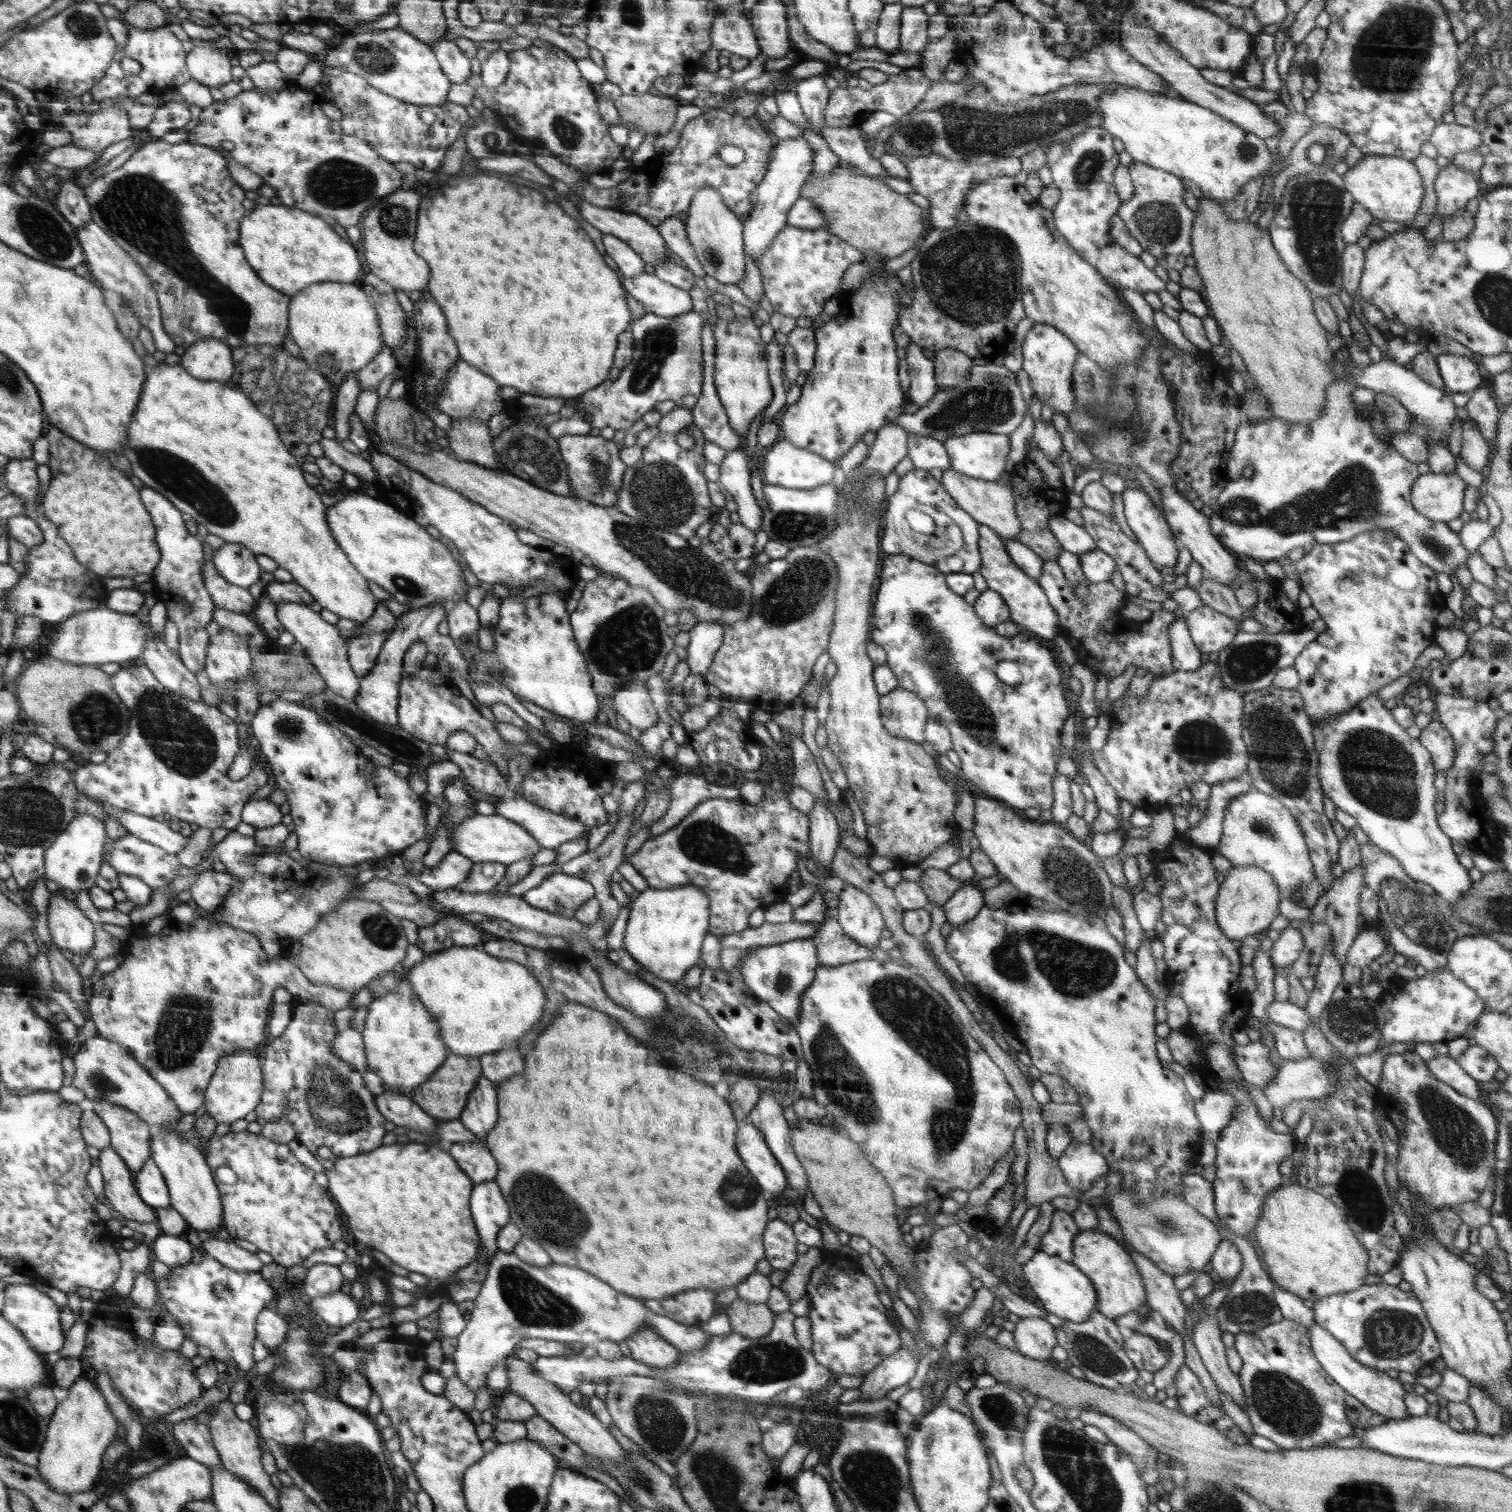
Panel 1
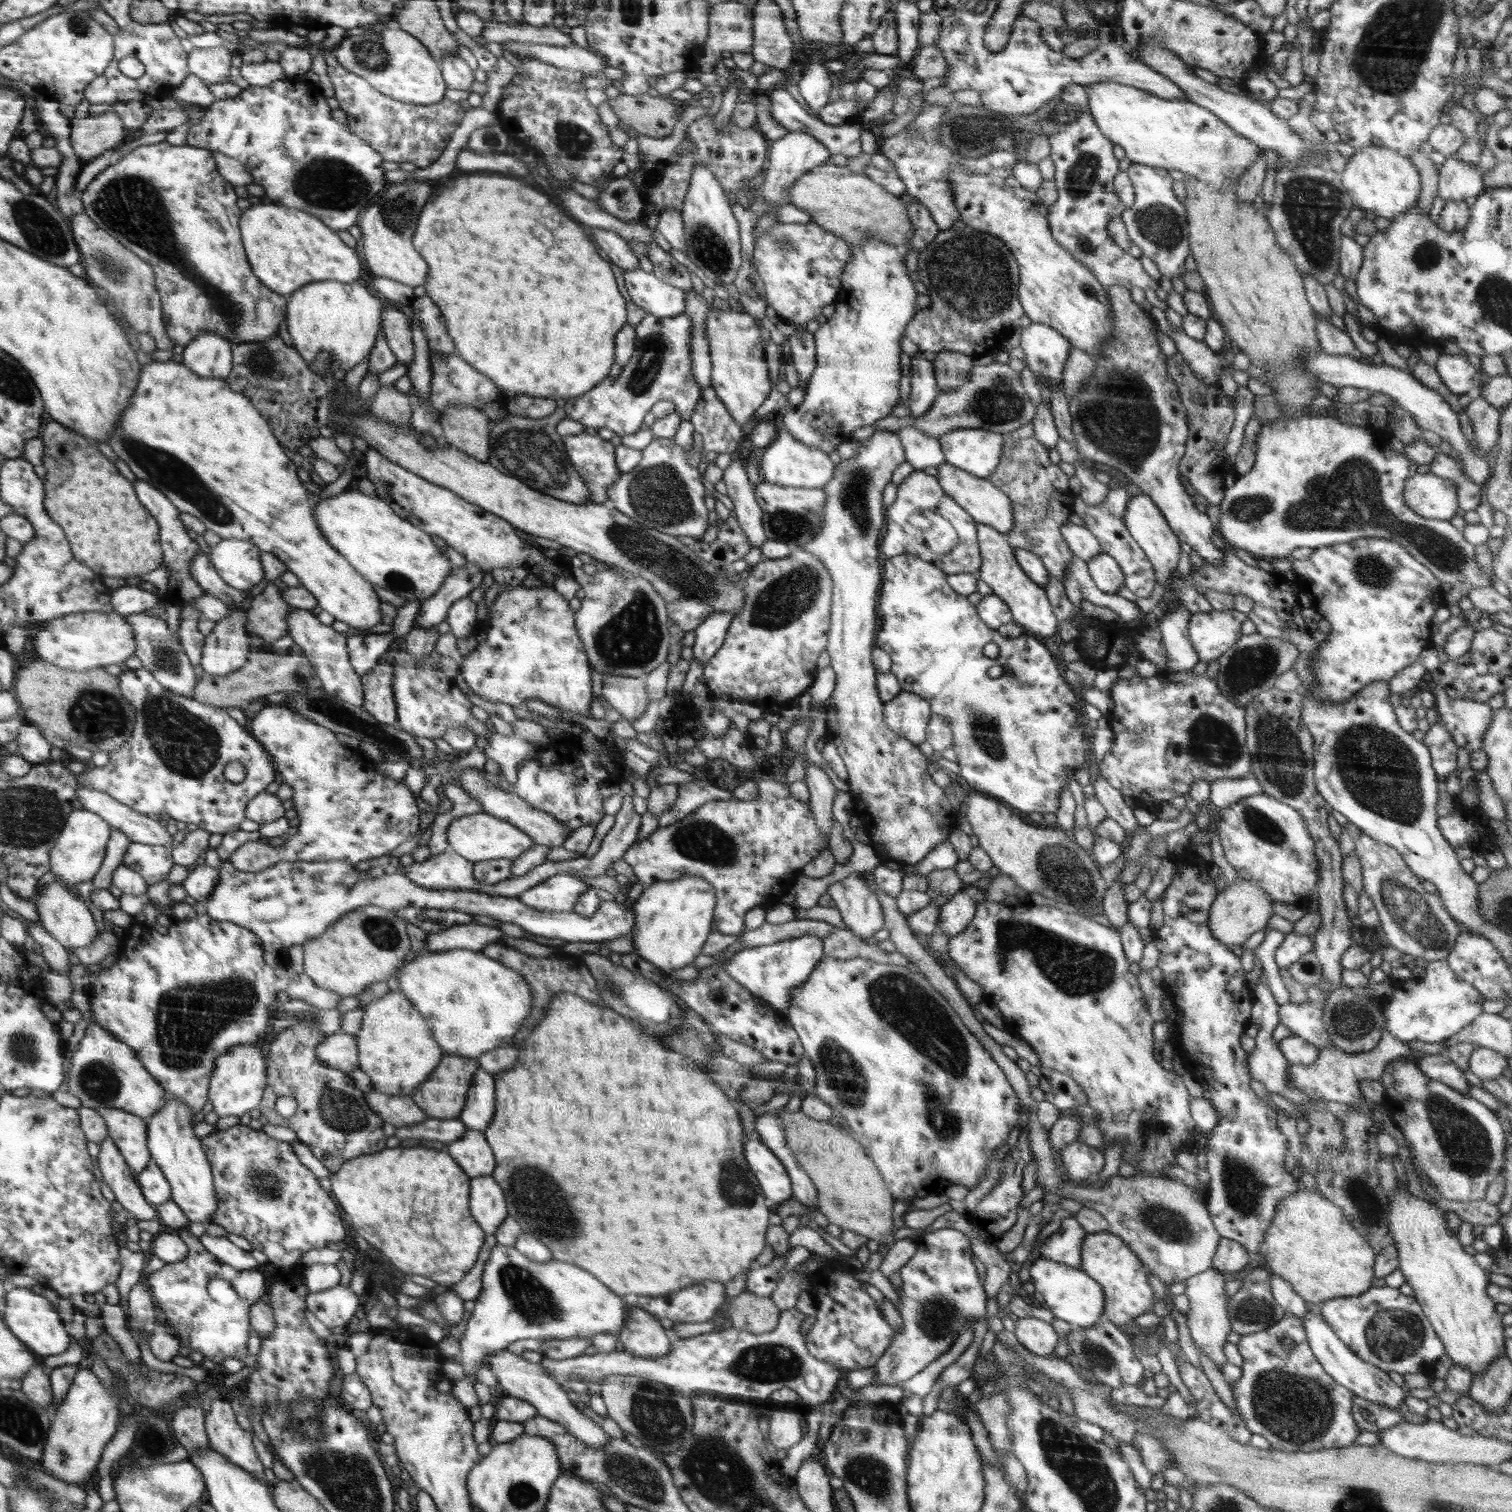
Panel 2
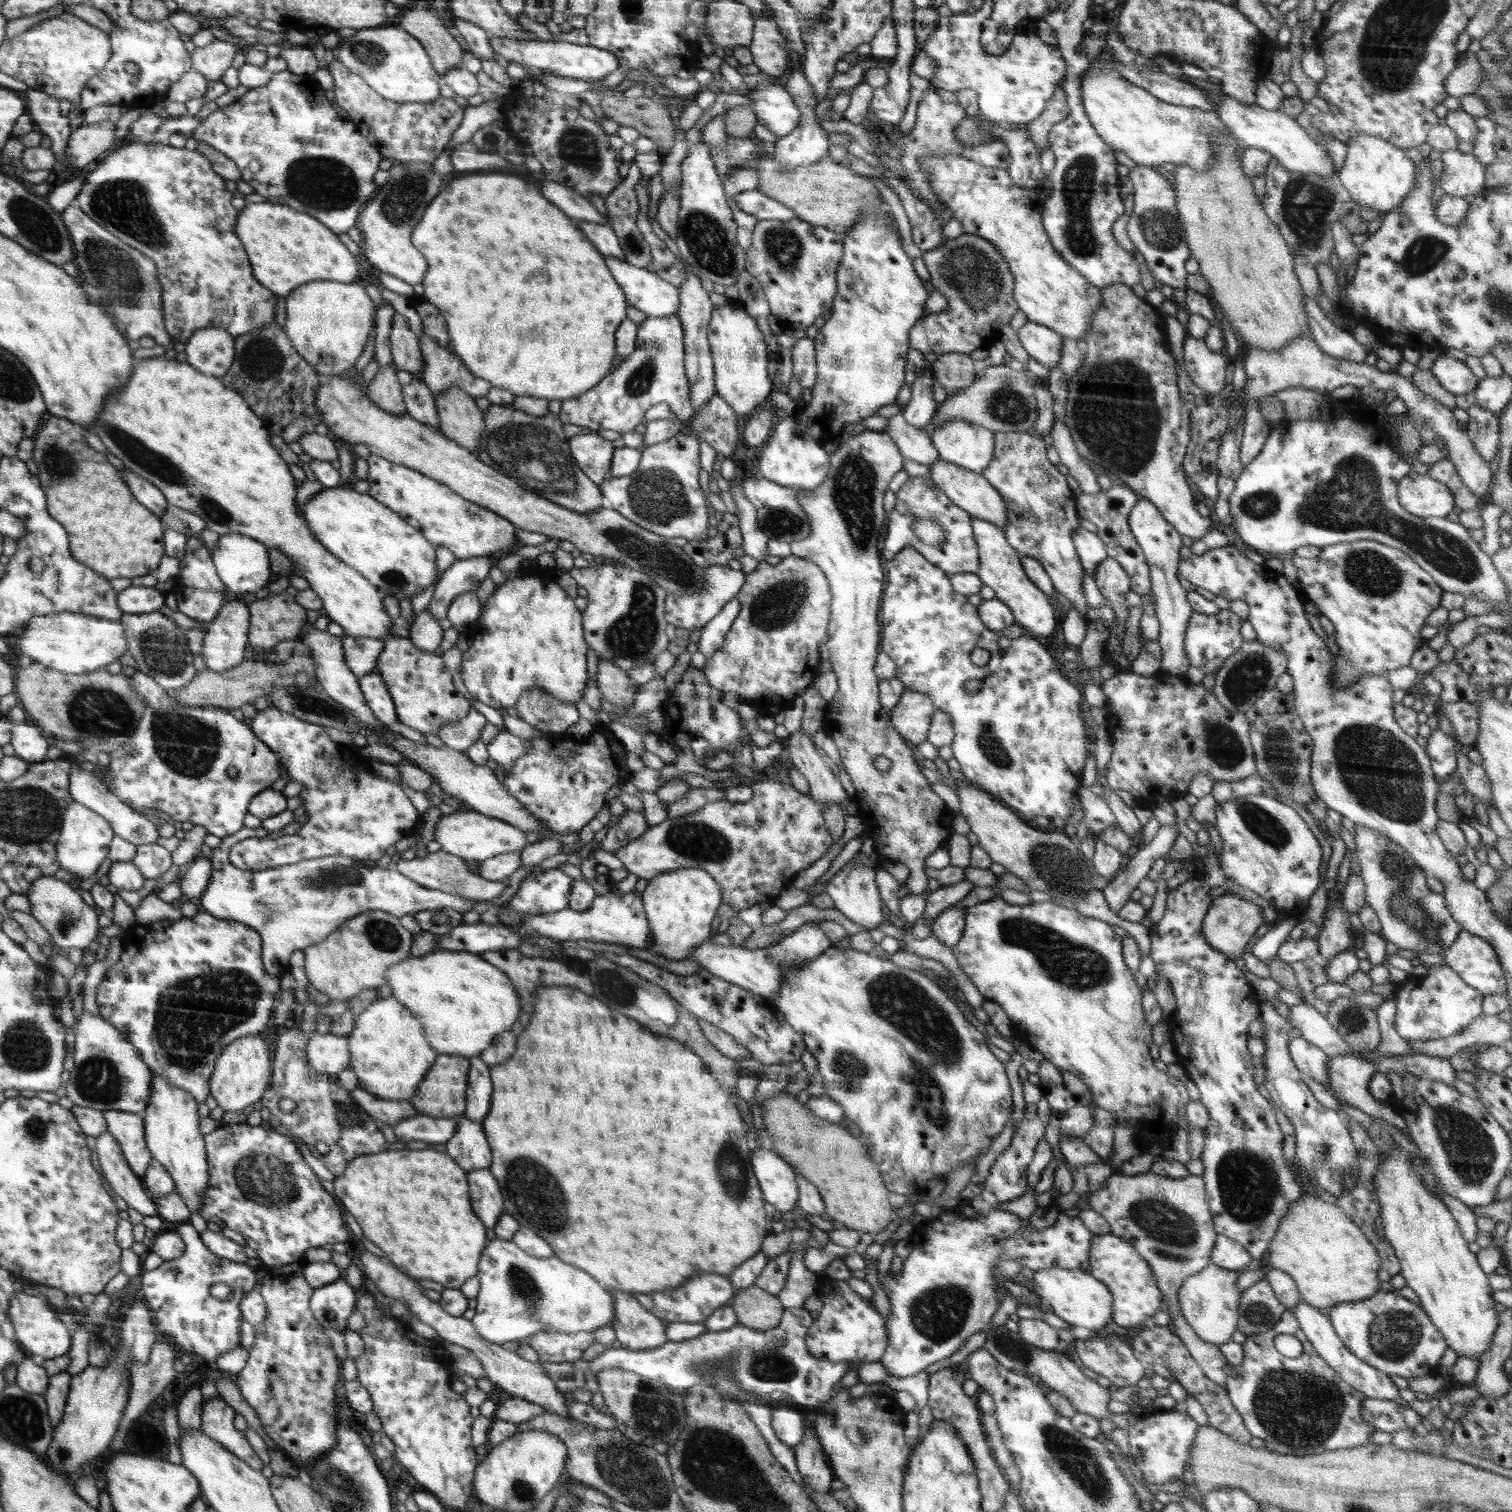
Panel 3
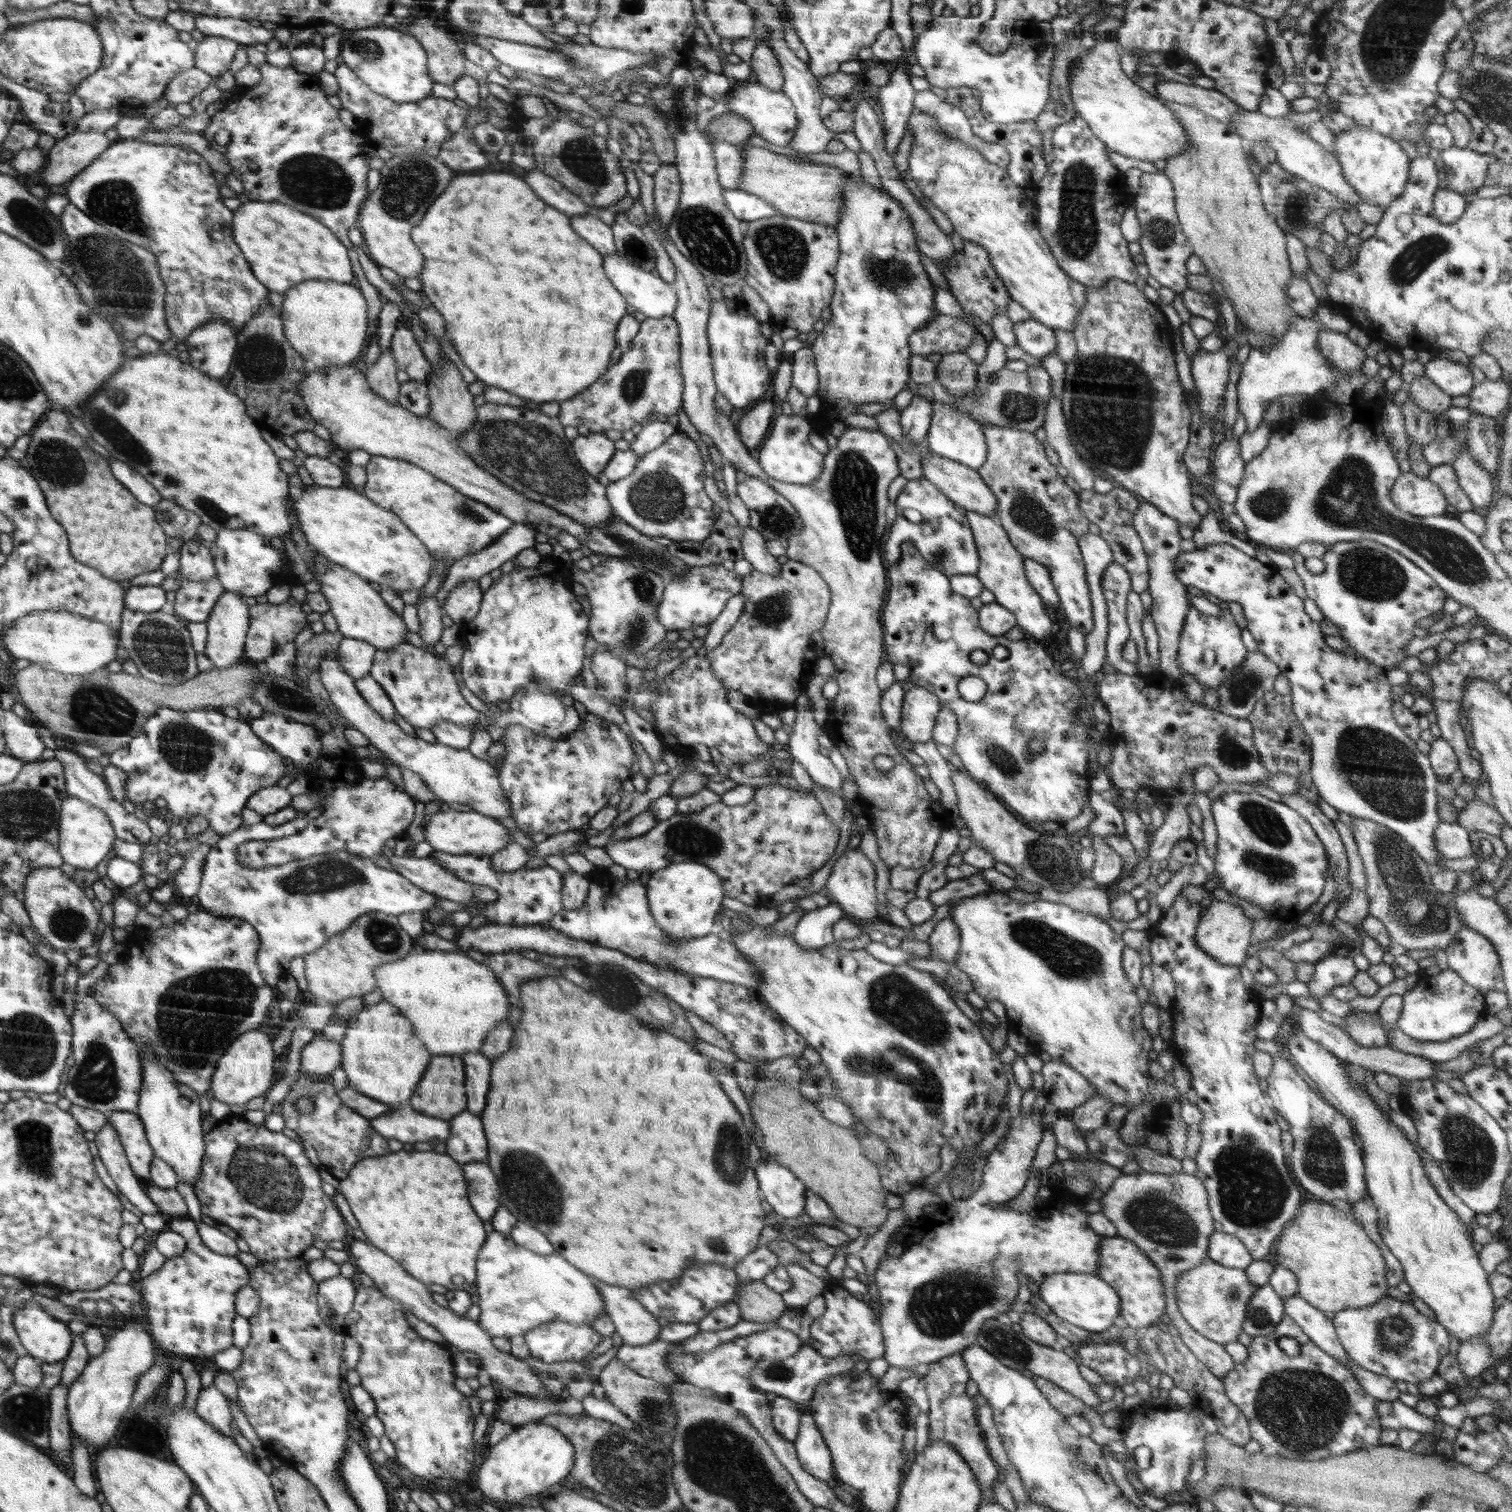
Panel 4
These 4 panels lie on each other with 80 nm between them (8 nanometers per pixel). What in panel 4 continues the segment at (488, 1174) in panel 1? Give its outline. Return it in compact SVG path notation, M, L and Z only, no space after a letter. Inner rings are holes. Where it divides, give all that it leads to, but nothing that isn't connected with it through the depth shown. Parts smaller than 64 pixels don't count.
M463 1111L448 1122L449 1137L445 1142L448 1156L456 1156L460 1164L486 1162L490 1148L487 1144L487 1135L483 1131L482 1117L469 1111Z

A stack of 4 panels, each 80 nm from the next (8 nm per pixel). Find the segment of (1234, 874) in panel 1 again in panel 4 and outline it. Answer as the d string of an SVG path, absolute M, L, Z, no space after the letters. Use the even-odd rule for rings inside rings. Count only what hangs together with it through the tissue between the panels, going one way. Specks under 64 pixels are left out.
M1215 900L1208 907L1207 911L1199 920L1195 939L1204 952L1212 959L1218 960L1220 964L1230 964L1232 966L1241 967L1247 956L1248 945L1252 944L1251 934L1255 920L1246 917L1244 906L1235 902L1228 903L1222 900Z

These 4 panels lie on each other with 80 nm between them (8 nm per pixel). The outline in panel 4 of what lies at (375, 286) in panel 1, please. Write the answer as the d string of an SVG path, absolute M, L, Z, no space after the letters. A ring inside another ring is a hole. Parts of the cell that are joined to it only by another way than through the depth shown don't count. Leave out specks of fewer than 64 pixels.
M403 317L397 320L390 345L391 353L397 362L397 368L408 374L411 383L423 384L431 372L431 364L418 346L414 333L405 325L405 321Z

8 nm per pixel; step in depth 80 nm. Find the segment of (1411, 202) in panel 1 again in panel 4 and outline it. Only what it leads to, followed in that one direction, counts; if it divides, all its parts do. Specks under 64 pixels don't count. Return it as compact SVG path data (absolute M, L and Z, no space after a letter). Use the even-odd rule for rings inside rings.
M1354 126L1334 135L1336 158L1342 167L1347 183L1362 196L1361 202L1378 205L1382 209L1398 198L1408 182L1411 158L1392 138L1376 132L1368 126Z

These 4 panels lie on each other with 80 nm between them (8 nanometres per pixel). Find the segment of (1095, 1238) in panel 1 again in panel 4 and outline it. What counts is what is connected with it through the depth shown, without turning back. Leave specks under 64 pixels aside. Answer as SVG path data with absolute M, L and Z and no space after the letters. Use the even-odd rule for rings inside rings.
M1104 1237L1100 1242L1096 1276L1112 1285L1121 1298L1119 1314L1129 1326L1145 1329L1159 1322L1165 1313L1165 1296L1161 1274L1152 1261L1130 1240L1118 1237Z

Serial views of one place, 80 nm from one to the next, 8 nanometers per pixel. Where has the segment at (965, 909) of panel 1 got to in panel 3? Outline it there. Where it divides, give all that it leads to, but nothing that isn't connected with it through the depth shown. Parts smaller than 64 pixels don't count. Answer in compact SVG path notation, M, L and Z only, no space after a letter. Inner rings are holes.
M950 905L933 920L931 931L940 942L952 948L963 935L964 927L965 908Z

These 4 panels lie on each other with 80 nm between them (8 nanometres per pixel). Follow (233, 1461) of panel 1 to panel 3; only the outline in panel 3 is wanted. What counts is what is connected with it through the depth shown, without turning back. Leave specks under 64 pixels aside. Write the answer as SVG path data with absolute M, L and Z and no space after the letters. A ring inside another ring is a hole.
M220 1397L203 1401L201 1430L220 1445L227 1446L236 1457L246 1461L252 1469L263 1470L263 1461L246 1440L244 1432L234 1427L236 1411Z

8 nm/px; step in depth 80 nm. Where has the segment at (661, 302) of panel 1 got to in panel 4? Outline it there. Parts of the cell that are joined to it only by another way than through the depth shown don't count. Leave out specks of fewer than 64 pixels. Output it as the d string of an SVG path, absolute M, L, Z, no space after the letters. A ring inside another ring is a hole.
M618 254L608 255L606 260L608 260L606 266L608 266L608 276L612 276L612 284L616 284L615 288L627 297L628 304L631 304L634 310L642 312L646 317L657 319L674 315L678 306L678 292L672 284L664 281L655 271L648 272L641 269Z

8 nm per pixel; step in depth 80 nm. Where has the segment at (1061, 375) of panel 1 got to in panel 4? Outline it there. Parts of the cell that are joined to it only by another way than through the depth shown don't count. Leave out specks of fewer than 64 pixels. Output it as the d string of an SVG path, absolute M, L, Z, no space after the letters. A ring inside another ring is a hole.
M1032 318L1013 325L1017 345L1024 352L1041 359L1055 352L1057 340L1054 337L1054 330L1050 327Z

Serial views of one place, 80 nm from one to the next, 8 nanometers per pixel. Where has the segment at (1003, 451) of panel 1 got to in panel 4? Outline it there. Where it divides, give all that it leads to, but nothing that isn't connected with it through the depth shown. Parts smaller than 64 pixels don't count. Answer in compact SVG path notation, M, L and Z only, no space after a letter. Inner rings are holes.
M936 402L936 404L931 405L933 415L926 440L931 452L965 464L974 470L979 469L984 464L988 454L988 447L981 424L950 404Z

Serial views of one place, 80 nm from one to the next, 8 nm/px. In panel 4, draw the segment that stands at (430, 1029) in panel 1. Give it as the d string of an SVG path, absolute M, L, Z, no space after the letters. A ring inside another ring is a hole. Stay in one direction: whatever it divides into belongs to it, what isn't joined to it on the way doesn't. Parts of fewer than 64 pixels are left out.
M378 1002L349 1018L346 1035L340 1041L341 1068L346 1071L349 1087L356 1092L390 1104L401 1105L418 1089L434 1054L418 1040L412 1022L390 1002Z

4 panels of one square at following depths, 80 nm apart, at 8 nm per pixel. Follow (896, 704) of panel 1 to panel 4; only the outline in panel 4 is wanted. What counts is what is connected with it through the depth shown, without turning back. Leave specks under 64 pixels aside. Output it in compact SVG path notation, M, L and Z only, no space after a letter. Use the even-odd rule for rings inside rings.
M920 686L906 687L901 708L900 733L911 743L930 741L935 718L941 708L937 696L930 690Z

